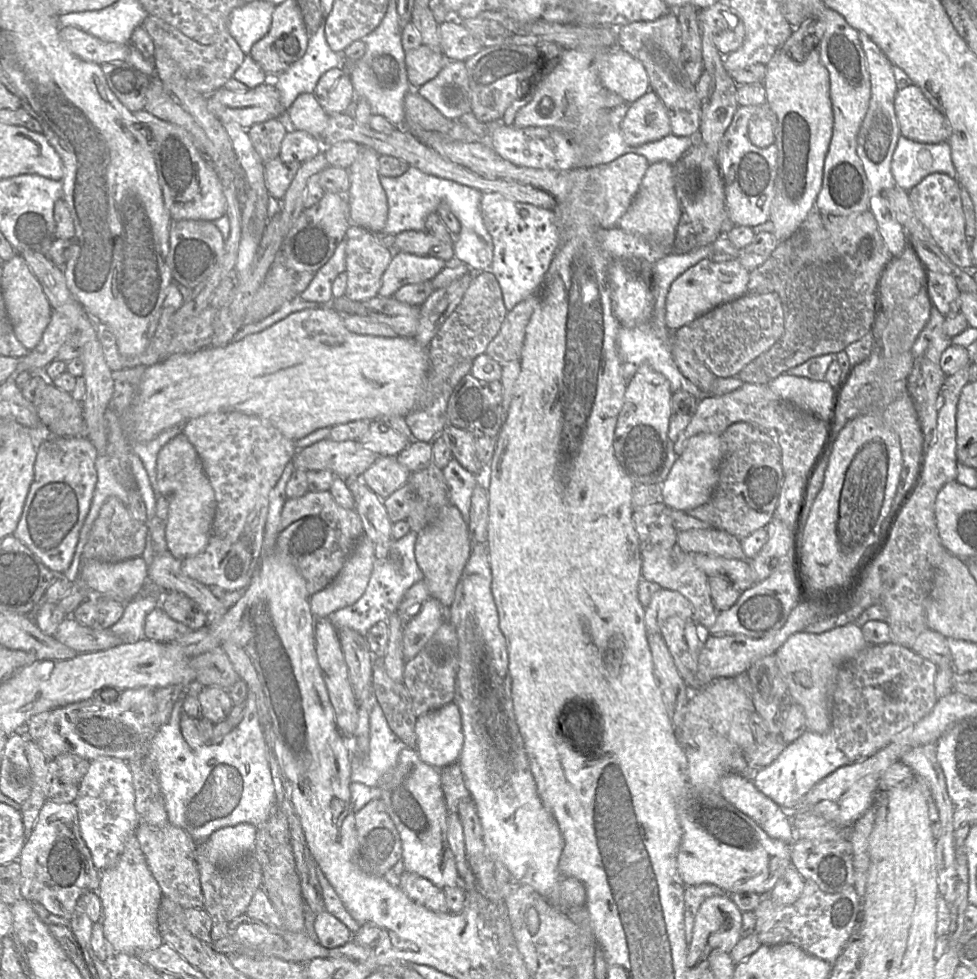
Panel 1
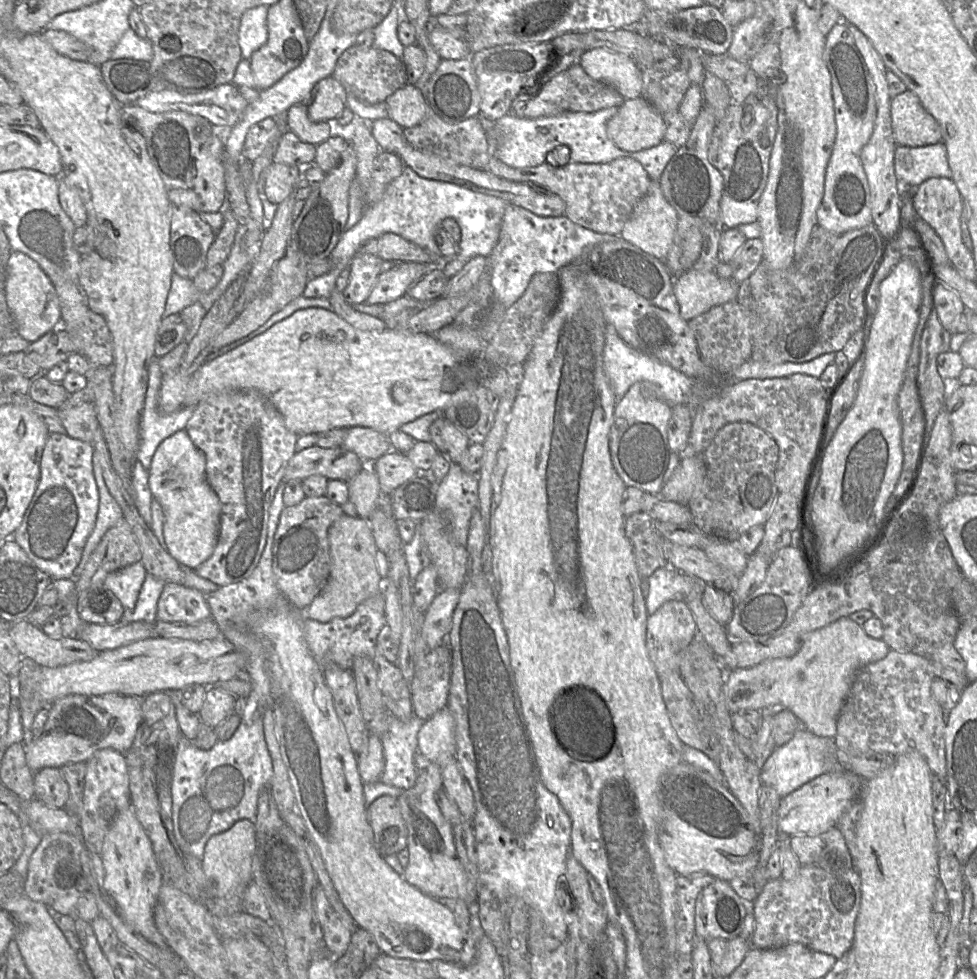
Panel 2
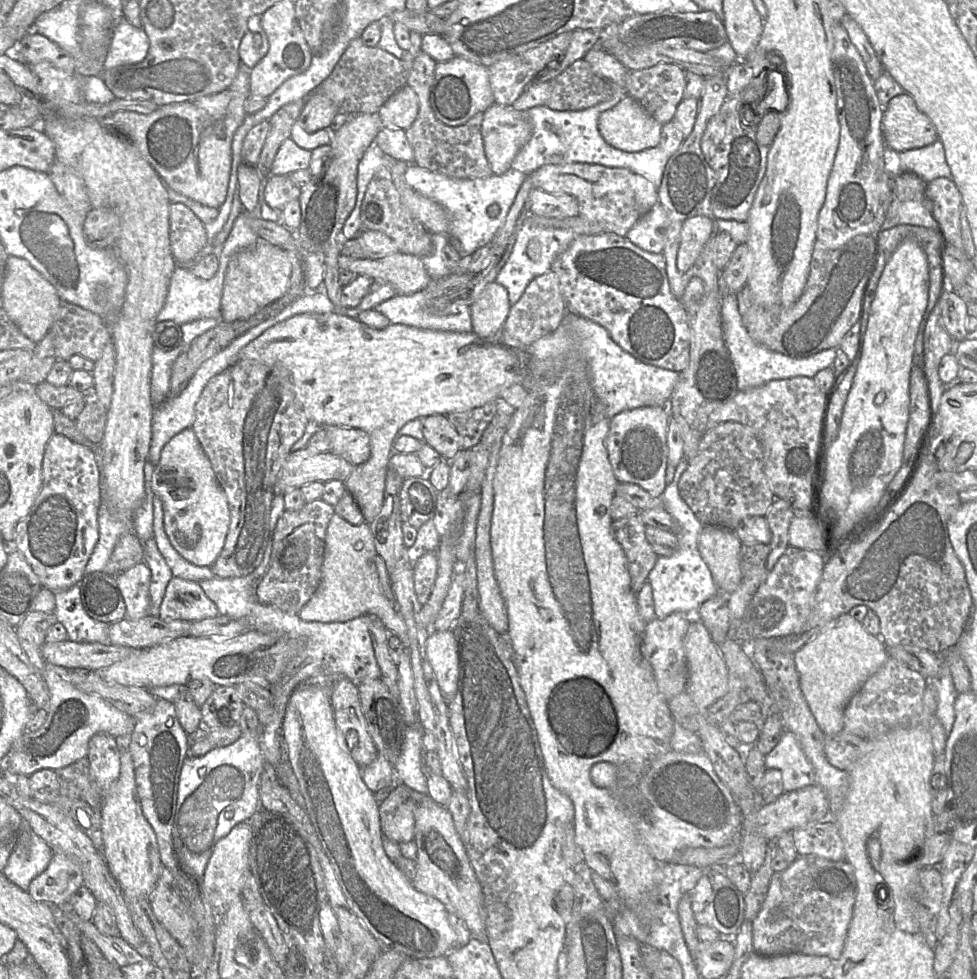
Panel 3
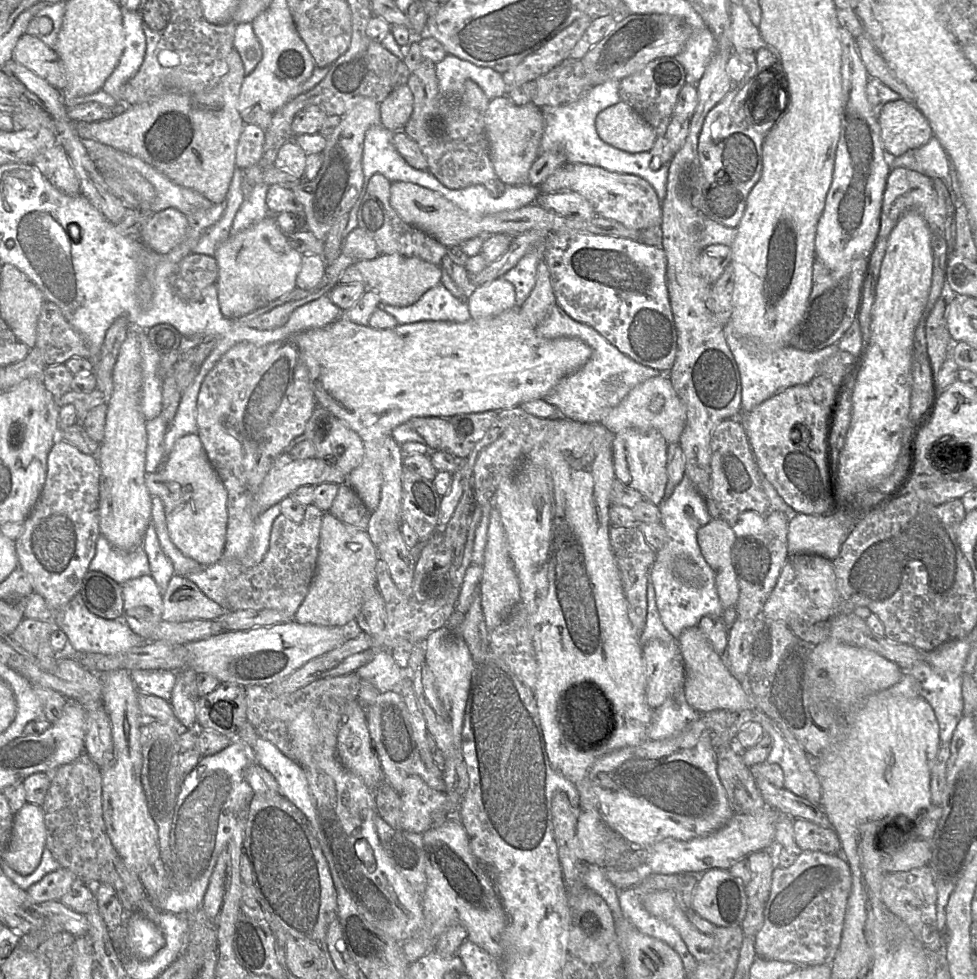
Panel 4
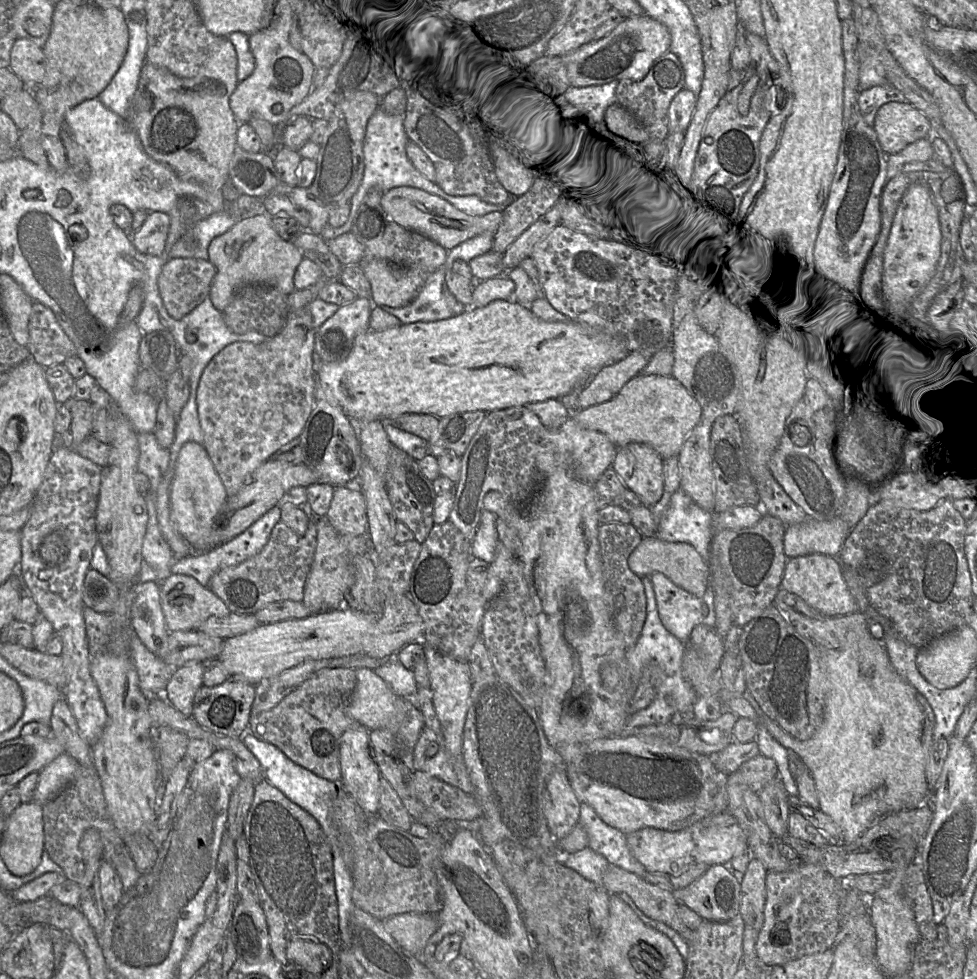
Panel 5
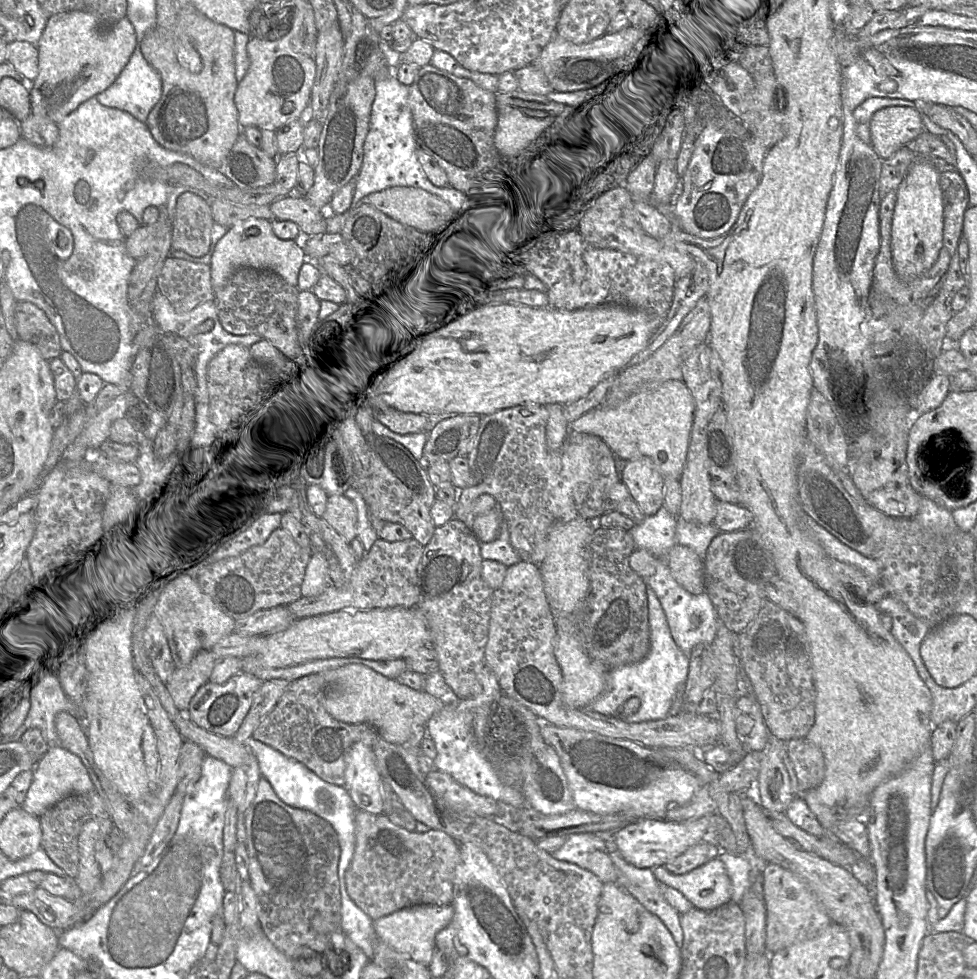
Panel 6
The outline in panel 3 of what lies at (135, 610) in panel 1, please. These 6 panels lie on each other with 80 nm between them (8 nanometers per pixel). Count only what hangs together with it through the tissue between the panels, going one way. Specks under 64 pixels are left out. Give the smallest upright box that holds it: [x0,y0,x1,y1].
[143,537,173,616]

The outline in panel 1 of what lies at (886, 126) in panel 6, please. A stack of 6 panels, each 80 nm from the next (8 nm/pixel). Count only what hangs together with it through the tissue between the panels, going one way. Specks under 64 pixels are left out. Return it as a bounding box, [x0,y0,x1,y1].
[894,84,952,144]

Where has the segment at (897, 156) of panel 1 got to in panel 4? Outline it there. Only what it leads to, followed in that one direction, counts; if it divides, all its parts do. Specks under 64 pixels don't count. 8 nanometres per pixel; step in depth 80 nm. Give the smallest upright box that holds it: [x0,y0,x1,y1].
[914,137,949,179]

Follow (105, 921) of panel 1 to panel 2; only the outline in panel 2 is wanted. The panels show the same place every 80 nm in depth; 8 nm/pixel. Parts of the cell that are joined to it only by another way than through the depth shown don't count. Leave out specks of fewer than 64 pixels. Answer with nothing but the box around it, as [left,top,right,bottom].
[100,807,166,947]

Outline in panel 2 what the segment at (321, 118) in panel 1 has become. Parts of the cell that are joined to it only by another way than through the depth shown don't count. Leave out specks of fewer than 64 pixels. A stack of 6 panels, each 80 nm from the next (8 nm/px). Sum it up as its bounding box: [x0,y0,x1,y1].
[286,102,330,146]

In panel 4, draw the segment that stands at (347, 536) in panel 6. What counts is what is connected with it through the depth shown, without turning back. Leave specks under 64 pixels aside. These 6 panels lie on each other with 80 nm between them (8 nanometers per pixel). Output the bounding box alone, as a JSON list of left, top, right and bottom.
[328,482,370,530]

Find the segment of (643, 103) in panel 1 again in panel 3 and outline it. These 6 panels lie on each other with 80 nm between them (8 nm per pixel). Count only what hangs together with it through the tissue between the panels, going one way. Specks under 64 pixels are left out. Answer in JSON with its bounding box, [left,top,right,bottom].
[598,96,662,153]

